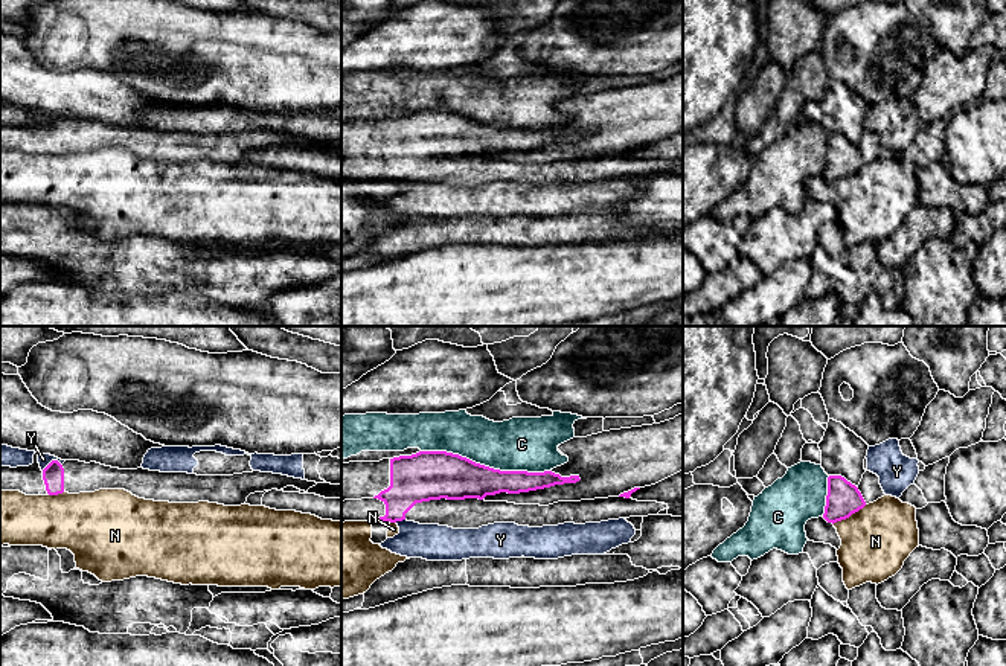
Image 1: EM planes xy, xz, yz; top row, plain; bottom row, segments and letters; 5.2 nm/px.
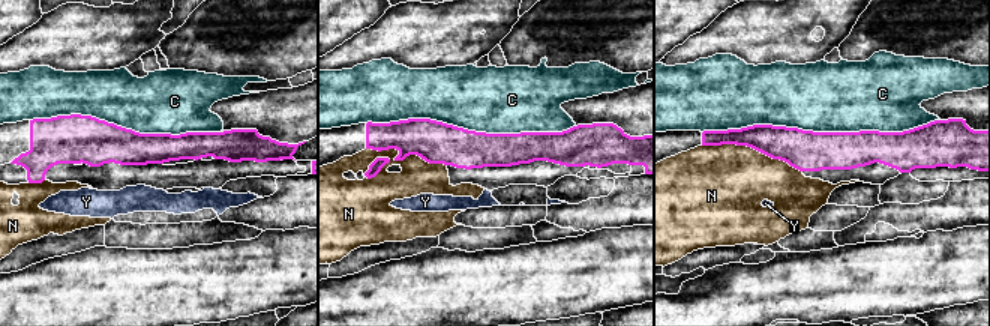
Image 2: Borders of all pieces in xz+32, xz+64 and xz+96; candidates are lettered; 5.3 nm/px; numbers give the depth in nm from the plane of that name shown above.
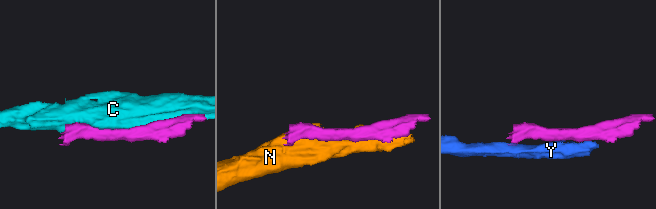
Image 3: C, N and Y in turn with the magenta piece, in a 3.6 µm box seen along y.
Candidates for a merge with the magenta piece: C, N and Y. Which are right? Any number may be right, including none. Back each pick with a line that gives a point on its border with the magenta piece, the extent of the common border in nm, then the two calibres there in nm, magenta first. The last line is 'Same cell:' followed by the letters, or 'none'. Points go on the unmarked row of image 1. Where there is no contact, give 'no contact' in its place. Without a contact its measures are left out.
Same cell: none

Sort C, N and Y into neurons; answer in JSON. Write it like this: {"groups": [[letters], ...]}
{"groups": [["C"], ["N"], ["Y"]]}

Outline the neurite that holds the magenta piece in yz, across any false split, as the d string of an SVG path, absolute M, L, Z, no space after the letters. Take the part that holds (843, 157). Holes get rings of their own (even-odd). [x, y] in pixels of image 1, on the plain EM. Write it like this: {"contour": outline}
{"contour": "M870 130L863 133L858 145L841 134L828 136L828 154L823 177L828 181L837 181L849 177L866 163L884 155L879 136Z"}

